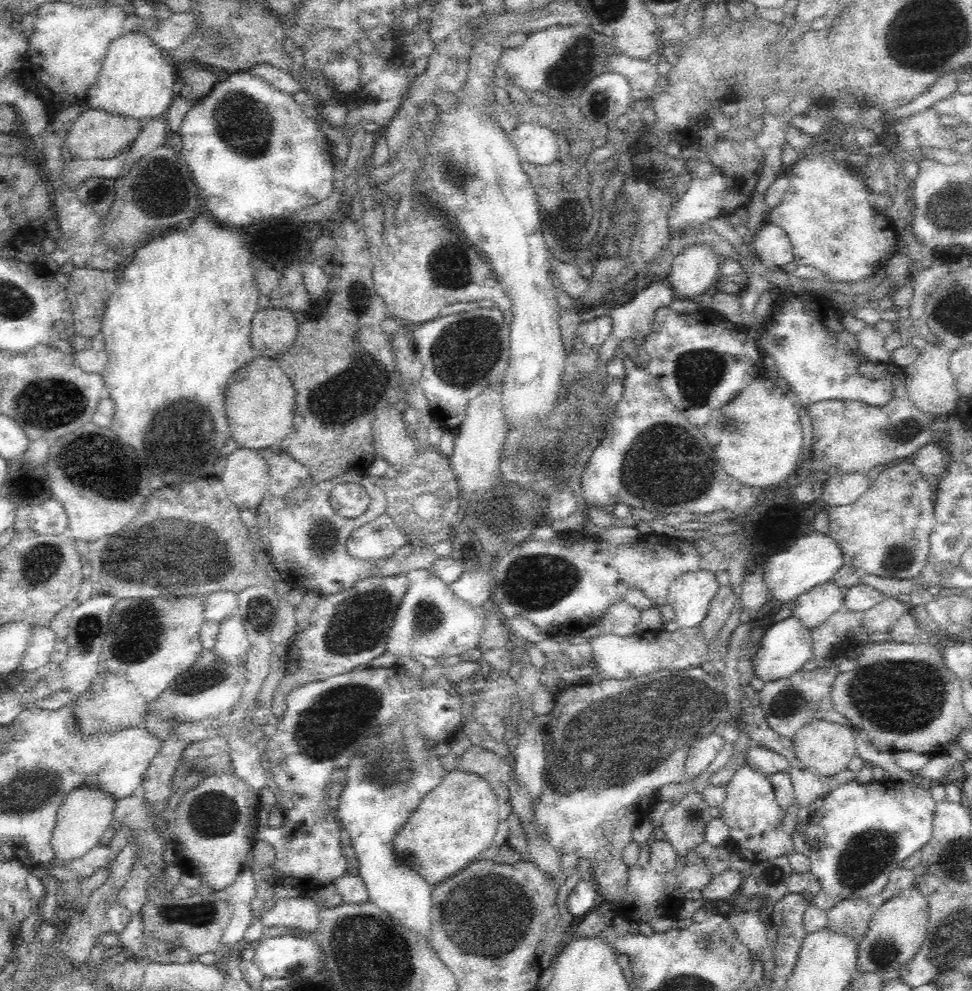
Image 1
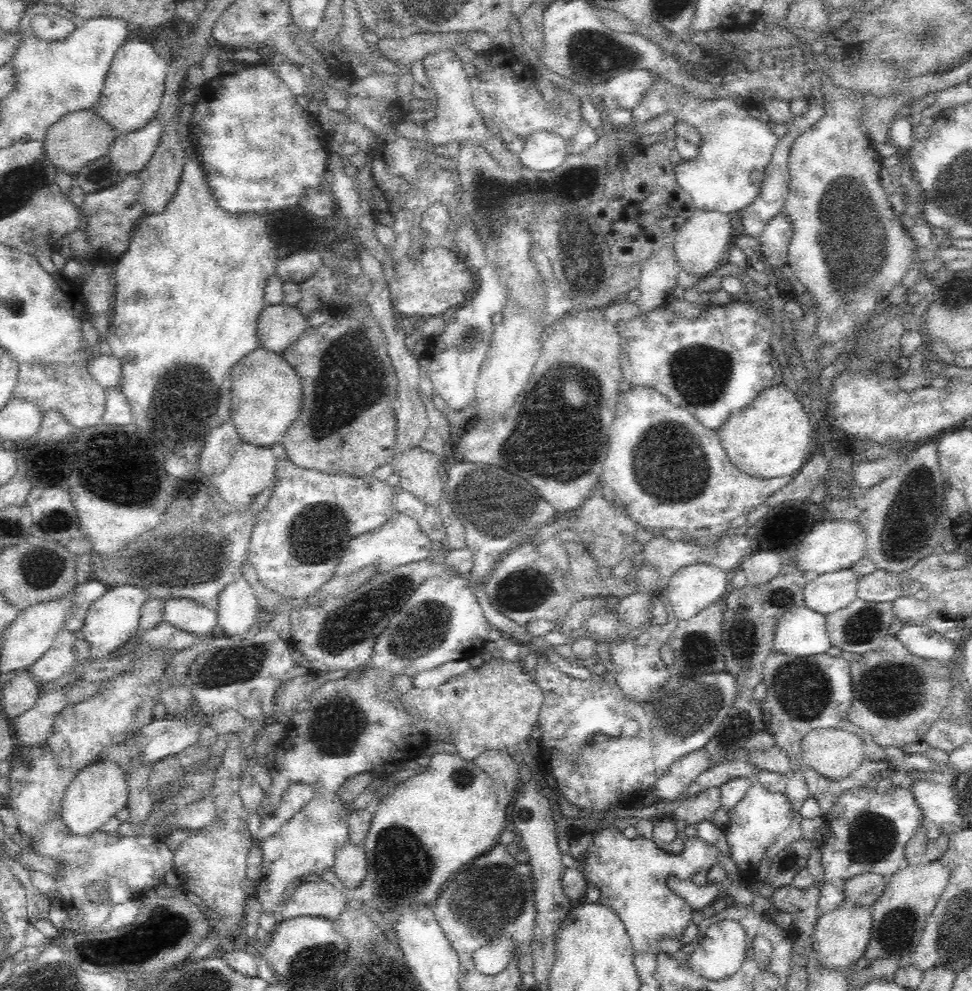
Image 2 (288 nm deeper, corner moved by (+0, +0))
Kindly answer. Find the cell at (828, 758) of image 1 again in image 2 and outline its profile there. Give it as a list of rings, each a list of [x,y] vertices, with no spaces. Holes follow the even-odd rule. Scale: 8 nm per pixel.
[[[814,728],[808,732],[800,744],[802,748],[802,762],[808,764],[808,768],[814,768],[820,776],[828,780],[842,780],[850,774],[858,774],[858,768],[866,760],[866,746],[860,736],[846,730],[834,730],[834,728]]]

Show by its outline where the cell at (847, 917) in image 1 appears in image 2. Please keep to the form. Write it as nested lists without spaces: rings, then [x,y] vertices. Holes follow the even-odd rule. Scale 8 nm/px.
[[[860,874],[842,884],[844,896],[858,908],[872,908],[886,890],[886,878],[880,874]]]

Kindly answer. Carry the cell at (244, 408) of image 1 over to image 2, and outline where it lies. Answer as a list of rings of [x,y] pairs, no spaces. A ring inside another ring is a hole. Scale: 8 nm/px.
[[[256,348],[240,360],[232,374],[232,408],[230,418],[238,436],[246,444],[254,444],[260,448],[272,448],[274,444],[282,444],[288,428],[298,422],[302,412],[304,388],[296,370],[284,360],[282,354],[266,352]]]

